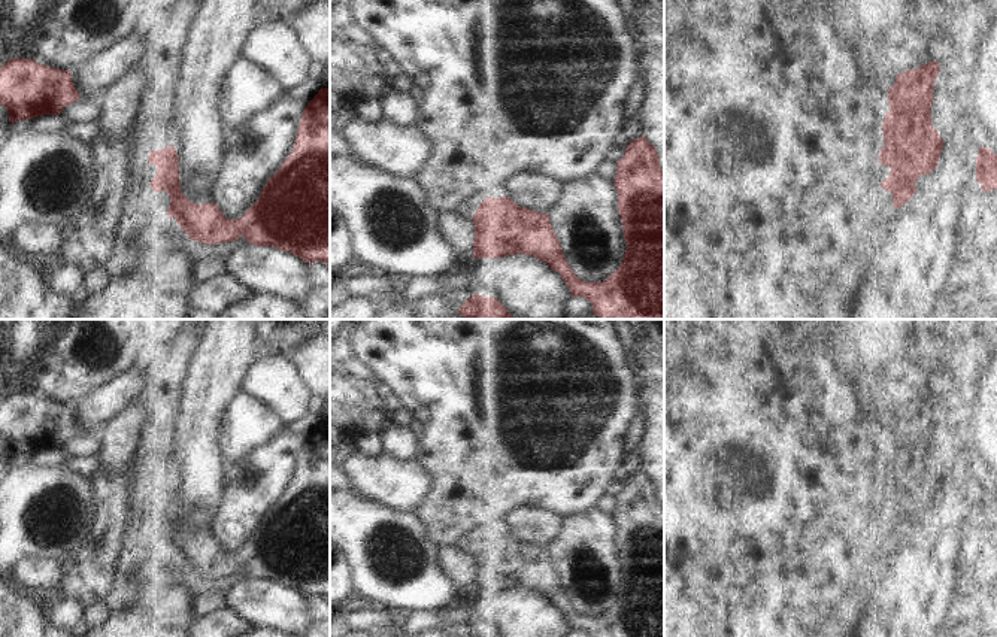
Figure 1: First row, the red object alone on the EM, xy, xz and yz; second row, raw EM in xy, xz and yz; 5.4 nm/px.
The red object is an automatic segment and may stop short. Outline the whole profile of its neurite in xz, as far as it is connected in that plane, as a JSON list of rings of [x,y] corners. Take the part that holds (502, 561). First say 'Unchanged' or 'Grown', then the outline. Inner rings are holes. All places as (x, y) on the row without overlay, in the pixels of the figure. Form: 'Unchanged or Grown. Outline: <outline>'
Unchanged. Outline: [[[640,470],[630,476],[616,501],[613,518],[627,583],[619,603],[604,616],[584,616],[575,609],[552,562],[549,547],[521,542],[506,530],[484,533],[473,549],[473,592],[533,589],[561,609],[573,631],[584,631],[591,637],[664,637],[664,504],[660,501],[660,491],[654,479]]]

